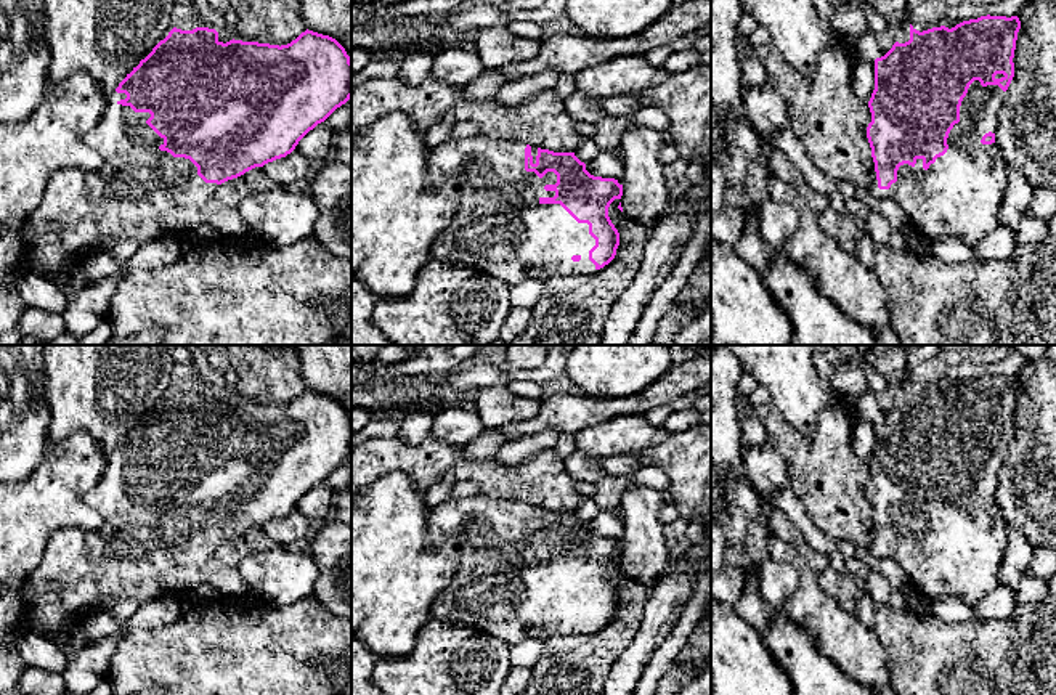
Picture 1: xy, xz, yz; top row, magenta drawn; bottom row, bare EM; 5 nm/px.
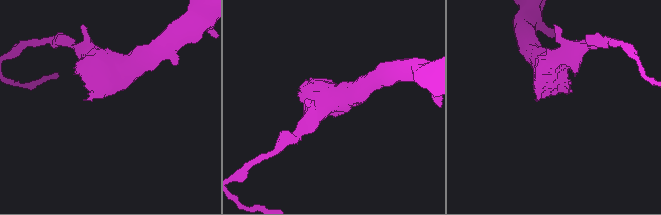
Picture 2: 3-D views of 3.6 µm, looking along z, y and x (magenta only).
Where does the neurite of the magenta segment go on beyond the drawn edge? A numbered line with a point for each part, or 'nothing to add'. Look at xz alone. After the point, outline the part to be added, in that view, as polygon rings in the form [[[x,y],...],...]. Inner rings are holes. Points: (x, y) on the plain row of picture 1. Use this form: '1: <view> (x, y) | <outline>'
1: xz (499, 586) | [[[483,494],[448,498],[428,514],[430,544],[438,546],[453,538],[461,551],[457,570],[435,597],[430,618],[456,621],[493,634],[512,645],[534,637],[547,640],[555,636],[592,634],[595,624],[589,610],[595,599],[587,583],[578,583],[560,563],[541,563],[554,557],[546,544],[555,544],[557,534],[547,531],[539,538],[525,530],[526,502],[517,499],[489,499]]]

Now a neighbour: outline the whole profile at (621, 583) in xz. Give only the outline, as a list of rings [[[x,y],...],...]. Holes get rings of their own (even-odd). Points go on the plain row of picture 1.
[[[615,559],[608,567],[608,576],[619,592],[615,618],[592,634],[555,636],[544,640],[544,650],[530,668],[530,682],[522,695],[602,695],[611,666],[639,631],[648,597],[644,586],[623,575],[619,562],[621,559]]]

